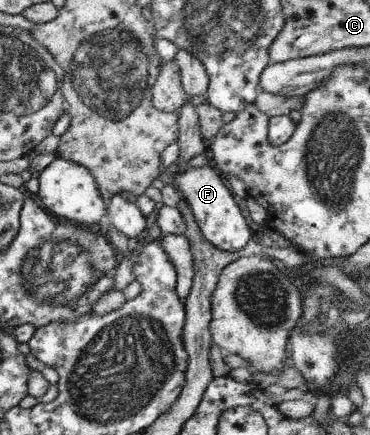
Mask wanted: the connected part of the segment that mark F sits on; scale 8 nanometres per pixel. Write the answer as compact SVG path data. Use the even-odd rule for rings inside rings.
M204 165L198 169L188 168L182 173L166 171L161 173L157 179L163 184L178 189L179 196L186 201L203 239L218 251L224 251L224 253L242 252L250 246L249 237L252 231L246 225L238 205L234 203L228 184L215 168L212 169L212 167Z

